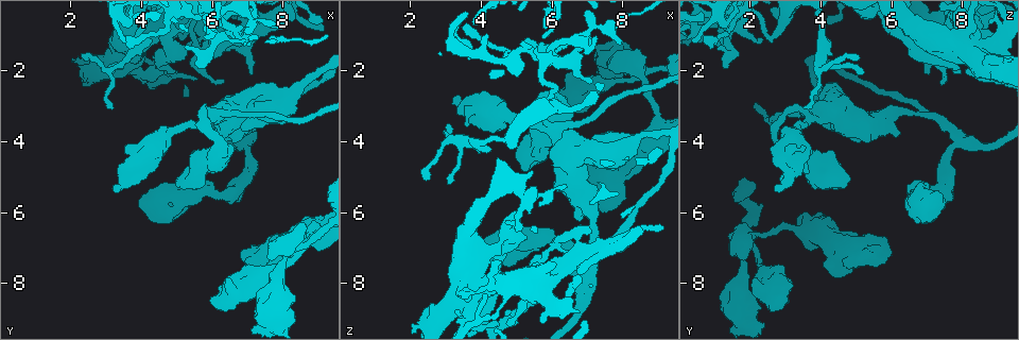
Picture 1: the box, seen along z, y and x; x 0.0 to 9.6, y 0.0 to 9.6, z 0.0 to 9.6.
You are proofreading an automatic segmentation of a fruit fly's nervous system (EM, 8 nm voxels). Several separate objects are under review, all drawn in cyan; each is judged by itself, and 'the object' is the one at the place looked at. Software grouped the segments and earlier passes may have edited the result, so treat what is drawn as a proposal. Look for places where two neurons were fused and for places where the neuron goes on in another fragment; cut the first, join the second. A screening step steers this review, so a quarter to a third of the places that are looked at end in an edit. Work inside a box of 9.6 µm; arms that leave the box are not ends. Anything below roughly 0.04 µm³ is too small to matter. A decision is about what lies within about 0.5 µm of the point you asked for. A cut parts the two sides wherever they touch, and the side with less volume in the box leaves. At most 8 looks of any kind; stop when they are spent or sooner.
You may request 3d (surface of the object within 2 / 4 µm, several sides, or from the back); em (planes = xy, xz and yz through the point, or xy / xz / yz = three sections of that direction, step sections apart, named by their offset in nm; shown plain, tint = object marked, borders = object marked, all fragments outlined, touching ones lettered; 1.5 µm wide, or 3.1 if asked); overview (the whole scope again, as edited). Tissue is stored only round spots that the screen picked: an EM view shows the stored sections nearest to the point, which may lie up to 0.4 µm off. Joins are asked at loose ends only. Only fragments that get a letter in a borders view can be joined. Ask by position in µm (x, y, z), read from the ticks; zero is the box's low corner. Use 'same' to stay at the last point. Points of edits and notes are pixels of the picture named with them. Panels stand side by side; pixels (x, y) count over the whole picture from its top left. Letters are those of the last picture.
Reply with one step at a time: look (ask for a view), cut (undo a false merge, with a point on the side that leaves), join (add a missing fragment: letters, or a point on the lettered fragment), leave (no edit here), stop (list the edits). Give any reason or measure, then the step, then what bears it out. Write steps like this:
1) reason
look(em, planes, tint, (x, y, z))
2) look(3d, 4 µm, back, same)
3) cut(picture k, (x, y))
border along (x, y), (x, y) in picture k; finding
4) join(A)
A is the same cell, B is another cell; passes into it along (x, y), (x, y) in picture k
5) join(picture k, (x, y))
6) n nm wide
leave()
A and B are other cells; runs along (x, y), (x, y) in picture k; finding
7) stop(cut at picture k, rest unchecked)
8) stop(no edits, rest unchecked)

free end
look(3d, 4 µm, (9.05, 0.90, 6.40))

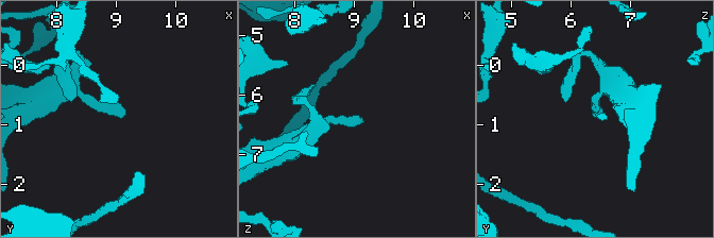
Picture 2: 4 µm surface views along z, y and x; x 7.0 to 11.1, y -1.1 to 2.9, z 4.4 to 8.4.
look(em, planes, tint, (9.10, 0.85, 6.45))

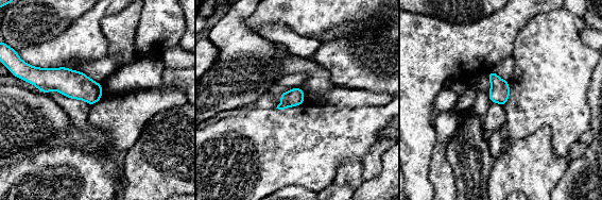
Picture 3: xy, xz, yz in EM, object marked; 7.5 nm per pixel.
see the neighbours
look(em, planes, borders, same)

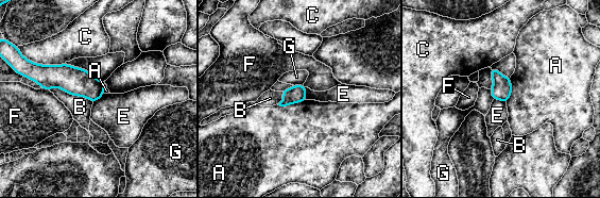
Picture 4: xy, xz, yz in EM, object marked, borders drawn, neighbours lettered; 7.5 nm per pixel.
leave()
A, B, C, E, F and G are other cells; border along (305, 87), (306, 99) in picture 4; none of them fits

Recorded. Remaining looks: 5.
tapers out
look(3d, 2 µm, back, (6.25, 2.35, 7.40))

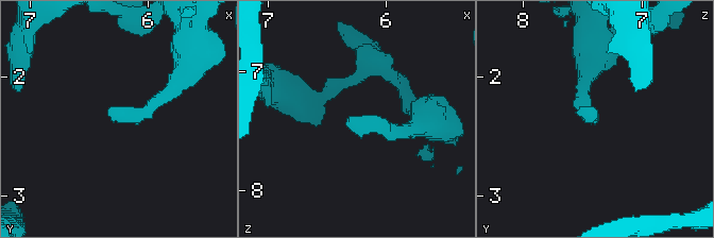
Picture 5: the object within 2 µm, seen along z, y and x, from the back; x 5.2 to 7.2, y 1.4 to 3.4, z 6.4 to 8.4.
need the tissue
look(em, yz, step 4, borders, (6.32, 2.34, 7.40))

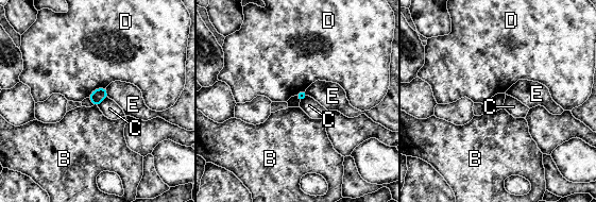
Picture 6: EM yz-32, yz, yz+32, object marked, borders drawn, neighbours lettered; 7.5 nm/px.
D touches over 150 nm
leave()
B, C, D and E are other cells; none of them fits

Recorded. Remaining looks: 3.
branch stops here
look(em, xz, step 4, borders, (3.05, 2.00, 5.25))

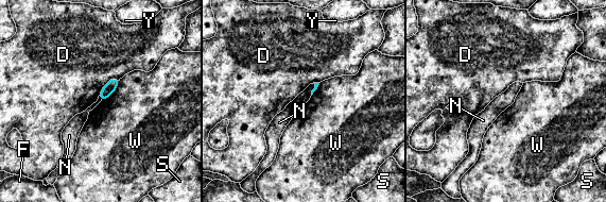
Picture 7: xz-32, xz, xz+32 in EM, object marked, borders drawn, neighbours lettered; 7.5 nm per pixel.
look(em, planes, borders, same)

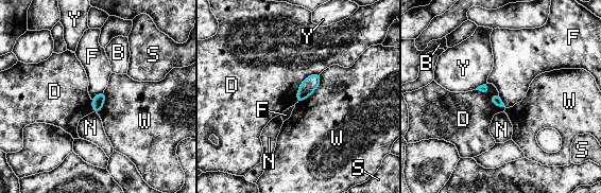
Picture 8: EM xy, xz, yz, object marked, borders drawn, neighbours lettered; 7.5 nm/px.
leave()
B, D, F, N, S, W and Y are other cells; border along (103, 91), (92, 100) in picture 8; no lettered fragment goes on from it

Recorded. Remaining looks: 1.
stop(no edits, rest unchecked)

